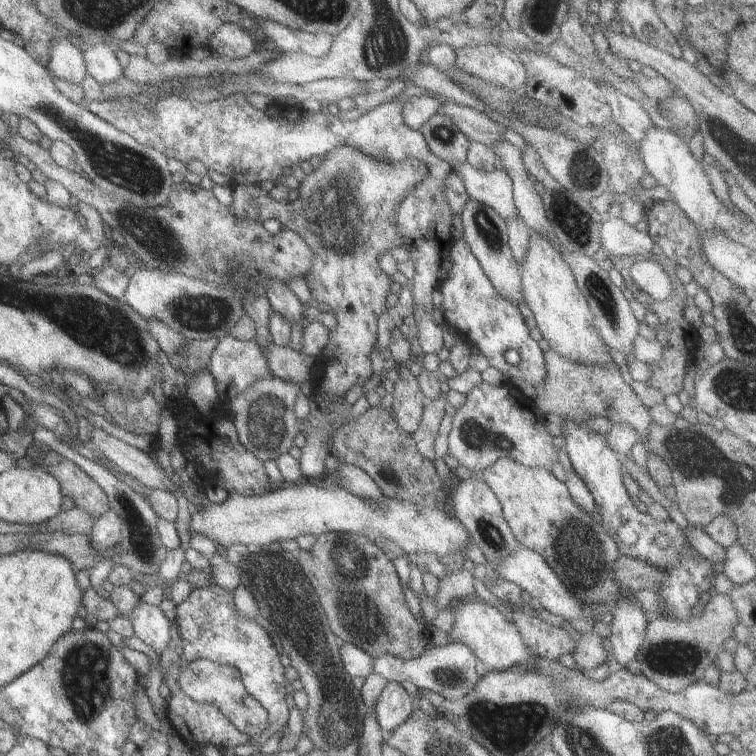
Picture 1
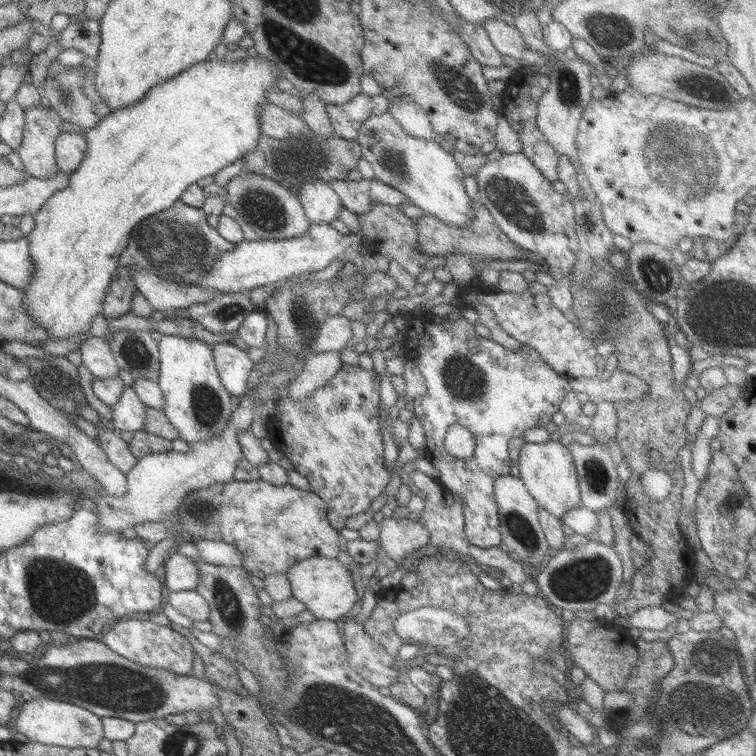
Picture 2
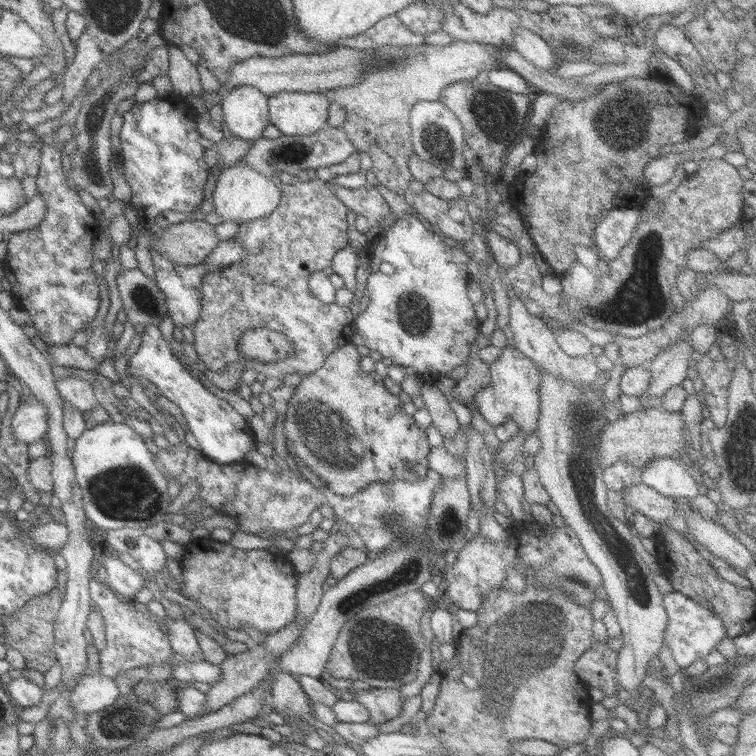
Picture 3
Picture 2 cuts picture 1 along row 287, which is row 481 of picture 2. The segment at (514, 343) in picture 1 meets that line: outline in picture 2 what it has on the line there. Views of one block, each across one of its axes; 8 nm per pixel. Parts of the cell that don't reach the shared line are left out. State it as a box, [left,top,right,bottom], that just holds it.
[403,315,577,548]

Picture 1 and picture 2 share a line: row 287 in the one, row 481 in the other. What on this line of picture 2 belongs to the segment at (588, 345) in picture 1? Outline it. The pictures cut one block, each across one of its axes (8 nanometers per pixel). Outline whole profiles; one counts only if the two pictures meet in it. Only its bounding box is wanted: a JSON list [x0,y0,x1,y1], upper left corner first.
[517,438,580,517]

